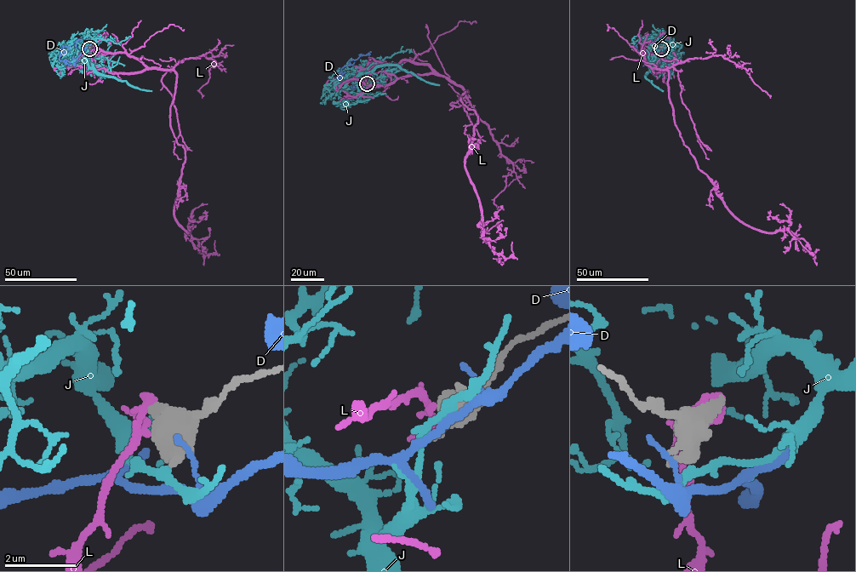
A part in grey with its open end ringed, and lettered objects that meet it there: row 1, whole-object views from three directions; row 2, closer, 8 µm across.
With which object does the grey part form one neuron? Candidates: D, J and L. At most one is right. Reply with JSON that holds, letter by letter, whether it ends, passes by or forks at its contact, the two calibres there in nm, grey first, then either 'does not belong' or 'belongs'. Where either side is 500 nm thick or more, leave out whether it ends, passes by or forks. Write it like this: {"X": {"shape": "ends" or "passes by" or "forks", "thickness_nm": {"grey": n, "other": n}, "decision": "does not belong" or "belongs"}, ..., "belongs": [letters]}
{"D": {"shape": "ends", "thickness_nm": {"grey": 360, "other": 150}, "decision": "does not belong"}, "J": {"thickness_nm": {"grey": 600, "other": 220}, "decision": "does not belong"}, "L": {"thickness_nm": {"grey": 550, "other": 110}, "decision": "does not belong"}, "belongs": []}

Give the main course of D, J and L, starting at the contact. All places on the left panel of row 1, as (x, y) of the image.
D: (90, 48), (78, 50), (74, 41), (63, 46), (59, 60), (73, 60), (92, 45)
J: (89, 48), (86, 44), (81, 45), (80, 54), (97, 71), (125, 81), (139, 89), (151, 90)
L: (88, 47), (86, 54), (127, 53), (176, 74), (170, 125), (185, 159), (174, 216), (207, 254), (214, 240)

